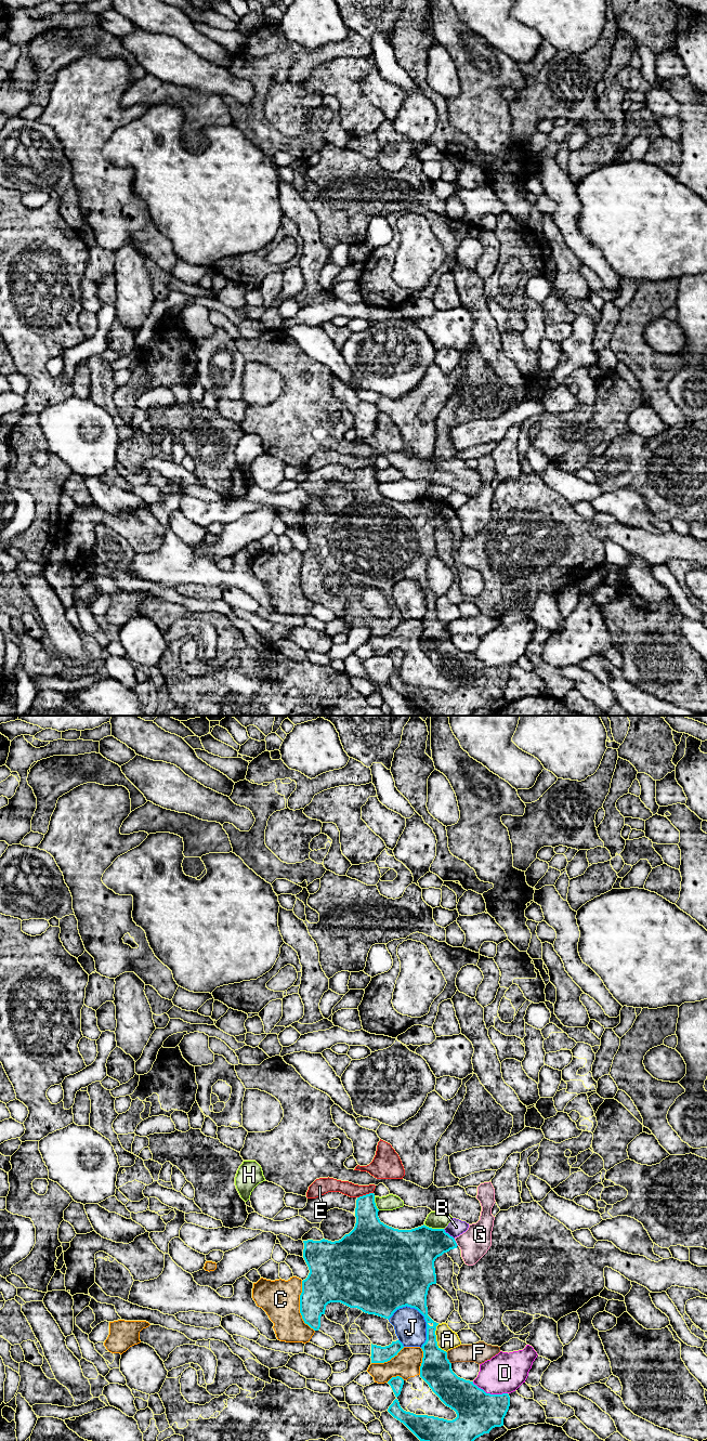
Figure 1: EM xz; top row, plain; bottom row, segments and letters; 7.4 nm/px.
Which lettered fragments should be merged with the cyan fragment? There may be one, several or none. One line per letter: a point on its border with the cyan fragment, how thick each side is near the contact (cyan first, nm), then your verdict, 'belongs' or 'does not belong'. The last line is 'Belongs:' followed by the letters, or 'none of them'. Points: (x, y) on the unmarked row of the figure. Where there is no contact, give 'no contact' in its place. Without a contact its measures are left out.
A: xz (435, 612) | 240/150 nm | does not belong
B: xz (447, 506) | 300/120 nm | does not belong
C: xz (300, 579) | 280/280 nm | does not belong
D: xz (489, 666) | 320/300 nm | does not belong
E: xz (366, 467) | 200/100 nm | does not belong
F: xz (446, 630) | 240/150 nm | does not belong
G: xz (455, 514) | 280/220 nm | does not belong
H: xz (433, 501) | 360/130 nm | does not belong
J: xz (424, 591) | 260/240 nm | does not belong
Belongs: none of them

